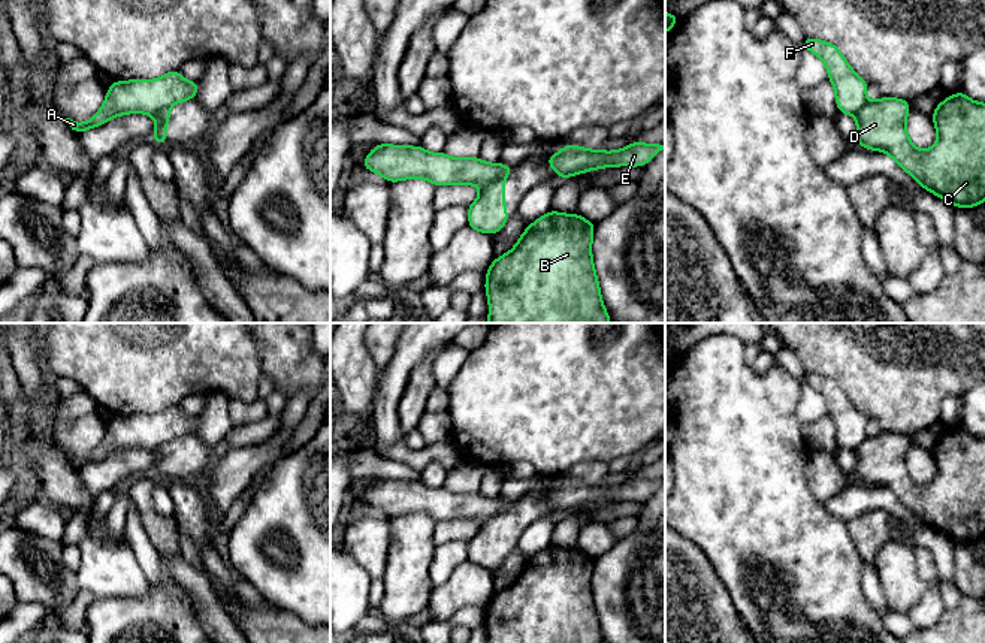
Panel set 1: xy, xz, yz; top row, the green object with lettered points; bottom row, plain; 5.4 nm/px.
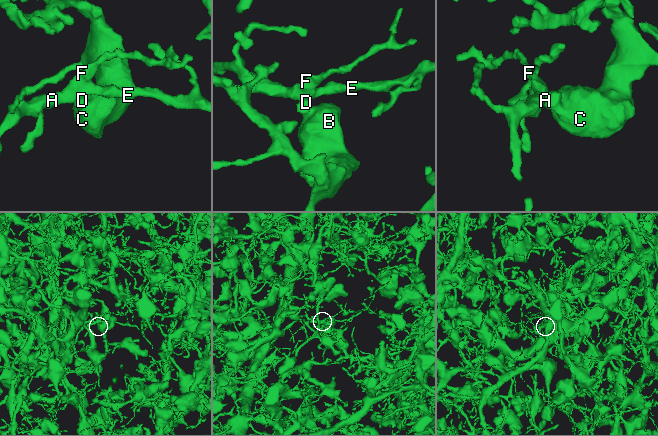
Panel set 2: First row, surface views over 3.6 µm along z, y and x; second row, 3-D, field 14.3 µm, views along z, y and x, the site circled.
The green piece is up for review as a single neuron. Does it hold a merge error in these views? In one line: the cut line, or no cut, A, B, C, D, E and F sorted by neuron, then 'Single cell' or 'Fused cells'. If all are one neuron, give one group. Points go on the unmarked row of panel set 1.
Split along xz (502, 515), (482, 525). Groups: A E F / B C D. Fused cells

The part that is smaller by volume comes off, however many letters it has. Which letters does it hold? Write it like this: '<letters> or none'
A, E, F

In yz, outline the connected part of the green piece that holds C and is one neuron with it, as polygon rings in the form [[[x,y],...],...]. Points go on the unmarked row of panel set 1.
[[[958,426],[936,440],[931,453],[937,476],[928,486],[918,484],[912,479],[906,464],[909,447],[910,438],[904,434],[882,431],[876,437],[867,437],[855,450],[856,479],[888,489],[921,522],[952,541],[970,544],[985,537],[985,438],[975,437]]]

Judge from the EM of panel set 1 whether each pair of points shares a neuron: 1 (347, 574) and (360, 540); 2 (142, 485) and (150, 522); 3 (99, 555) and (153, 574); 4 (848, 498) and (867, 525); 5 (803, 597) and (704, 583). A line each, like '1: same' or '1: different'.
1: different
2: same
3: different
4: different
5: different

